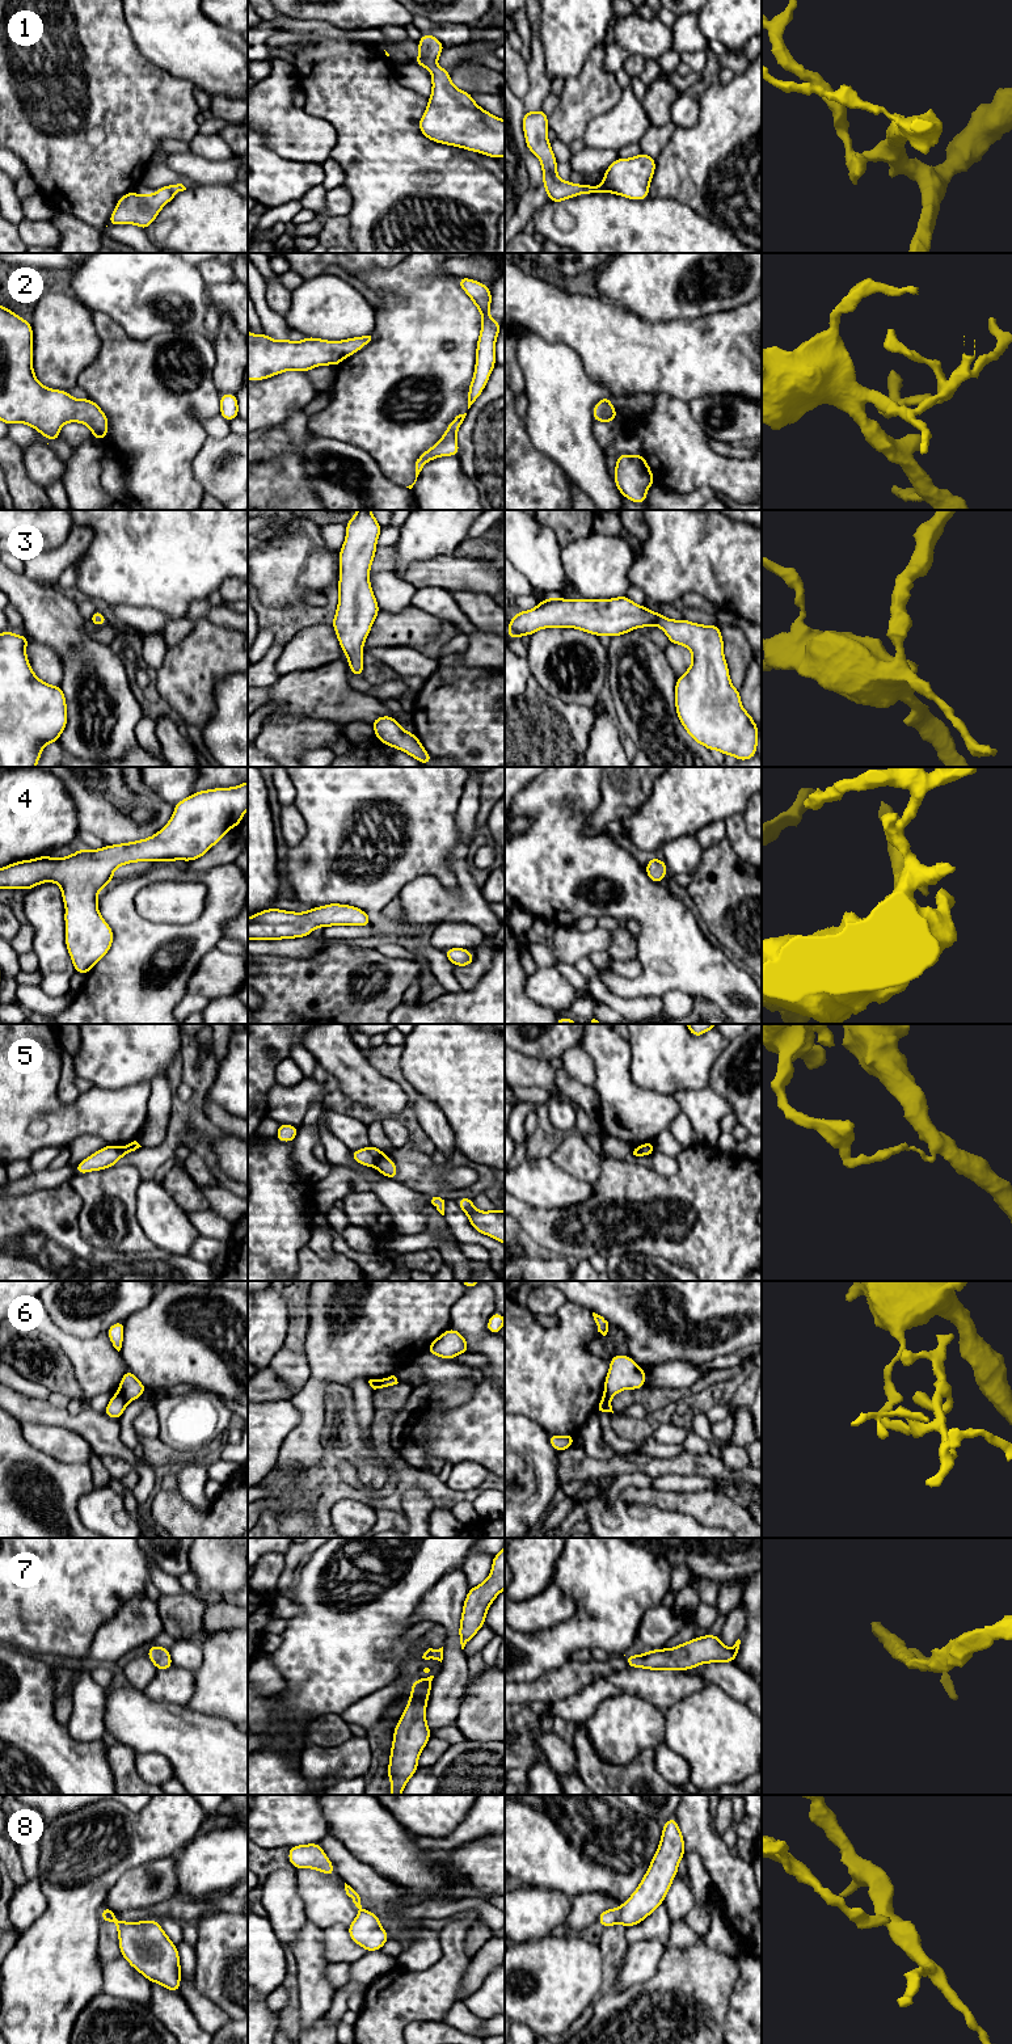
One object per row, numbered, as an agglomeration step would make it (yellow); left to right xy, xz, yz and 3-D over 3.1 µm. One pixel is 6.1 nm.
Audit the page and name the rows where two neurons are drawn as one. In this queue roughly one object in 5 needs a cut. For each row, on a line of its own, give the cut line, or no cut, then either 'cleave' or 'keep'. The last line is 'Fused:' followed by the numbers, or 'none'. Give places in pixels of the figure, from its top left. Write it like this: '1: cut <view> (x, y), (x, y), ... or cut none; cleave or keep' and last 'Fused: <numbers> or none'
1: cut none; keep
2: cut none; keep
3: cut none; keep
4: cut none; keep
5: cut xz (384, 1154), (374, 1166); cleave
6: cut xy (118, 1393), (126, 1402); cleave
7: cut none; keep
8: cut yz (618, 1908), (619, 1921); cleave
Fused: 5, 6, 8

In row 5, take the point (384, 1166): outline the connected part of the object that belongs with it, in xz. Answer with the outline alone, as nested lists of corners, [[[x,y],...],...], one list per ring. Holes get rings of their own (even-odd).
[[[385,1155],[375,1164],[375,1168],[387,1177],[397,1179],[397,1164],[389,1160]]]

